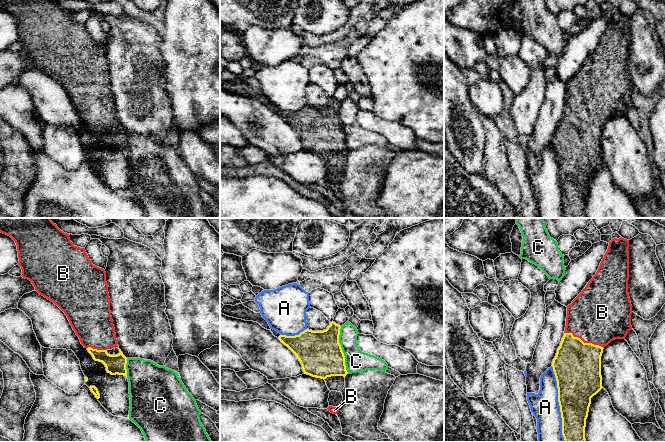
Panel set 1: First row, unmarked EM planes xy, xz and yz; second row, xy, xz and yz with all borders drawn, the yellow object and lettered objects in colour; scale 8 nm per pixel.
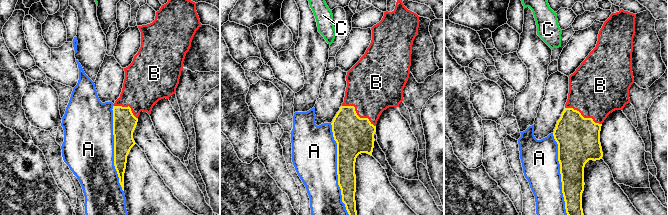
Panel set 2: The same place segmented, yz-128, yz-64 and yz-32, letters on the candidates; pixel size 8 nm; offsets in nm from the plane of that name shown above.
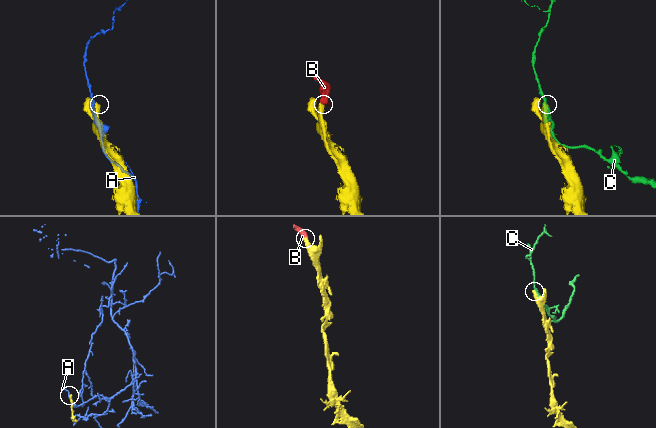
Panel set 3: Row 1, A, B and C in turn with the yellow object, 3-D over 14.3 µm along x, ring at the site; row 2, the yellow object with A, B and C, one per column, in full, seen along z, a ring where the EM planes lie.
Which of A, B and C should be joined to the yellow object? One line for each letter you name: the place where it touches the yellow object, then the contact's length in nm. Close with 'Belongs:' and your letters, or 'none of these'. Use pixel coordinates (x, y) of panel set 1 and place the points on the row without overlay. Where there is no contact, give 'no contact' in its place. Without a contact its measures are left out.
B: meets yellow in yz at (583, 118); contact 340 nm long
Belongs: B

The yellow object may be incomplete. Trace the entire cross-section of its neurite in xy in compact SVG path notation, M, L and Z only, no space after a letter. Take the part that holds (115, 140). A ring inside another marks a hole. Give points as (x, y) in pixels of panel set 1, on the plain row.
M0 0L0 8L10 12L17 21L21 52L30 56L40 71L65 89L81 120L93 135L102 138L107 149L126 152L127 134L121 126L117 131L107 129L107 125L116 124L118 118L105 46L93 41L85 24L74 22L70 11L61 7L56 0Z

